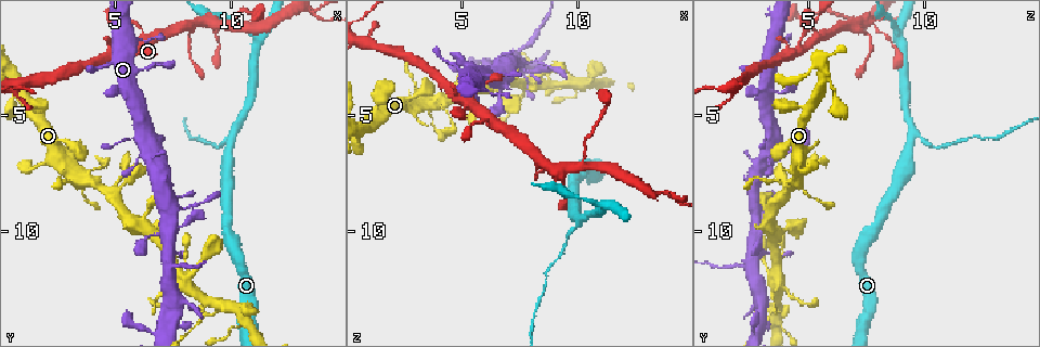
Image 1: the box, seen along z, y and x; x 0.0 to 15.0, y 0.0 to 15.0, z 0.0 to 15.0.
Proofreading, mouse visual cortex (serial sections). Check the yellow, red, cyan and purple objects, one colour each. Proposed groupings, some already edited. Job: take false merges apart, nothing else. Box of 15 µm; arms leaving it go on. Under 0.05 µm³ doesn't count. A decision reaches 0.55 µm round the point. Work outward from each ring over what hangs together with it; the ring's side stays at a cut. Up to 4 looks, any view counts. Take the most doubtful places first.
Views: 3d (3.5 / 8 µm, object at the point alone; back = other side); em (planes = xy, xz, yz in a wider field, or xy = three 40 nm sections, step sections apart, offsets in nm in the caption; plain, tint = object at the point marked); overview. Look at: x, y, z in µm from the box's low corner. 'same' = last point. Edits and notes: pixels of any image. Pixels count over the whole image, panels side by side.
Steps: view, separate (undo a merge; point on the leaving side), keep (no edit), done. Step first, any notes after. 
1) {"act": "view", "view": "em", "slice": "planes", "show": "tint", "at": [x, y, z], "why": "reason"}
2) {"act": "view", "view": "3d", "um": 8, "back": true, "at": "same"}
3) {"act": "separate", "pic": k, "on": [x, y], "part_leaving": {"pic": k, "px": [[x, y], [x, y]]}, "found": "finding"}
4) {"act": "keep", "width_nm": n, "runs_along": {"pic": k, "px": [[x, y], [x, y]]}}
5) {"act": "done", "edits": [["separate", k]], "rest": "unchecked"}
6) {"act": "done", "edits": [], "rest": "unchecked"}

{"act": "view", "view": "3d", "um": 3.5, "at": [10.2, 1.0, 7.3], "why": "two arms in line, one across"}

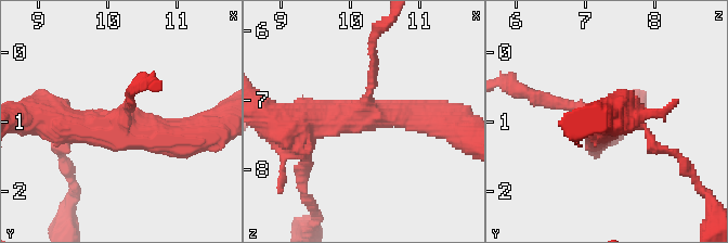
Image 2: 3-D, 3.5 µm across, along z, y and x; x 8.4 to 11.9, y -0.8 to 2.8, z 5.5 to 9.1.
{"act": "view", "view": "em", "slice": "xy", "step": 5, "show": "tint", "at": [10.25, 1.10, 7.25], "arms": 3, "arm_widths_nm": [150, 350, 500], "why": "now the EM"}

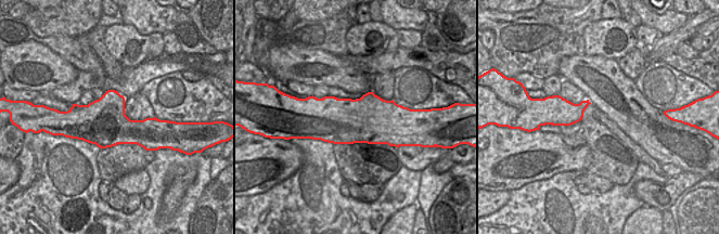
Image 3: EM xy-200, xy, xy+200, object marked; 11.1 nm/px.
{"act": "keep", "width_nm": 550, "runs_along": {"pic": 2, "px": [[48, 119], [194, 137]]}, "found": "one cell here"}

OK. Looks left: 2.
{"act": "view", "view": "3d", "um": 3.5, "at": [10.2, 13.4, 3.6], "why": "abrupt turn"}

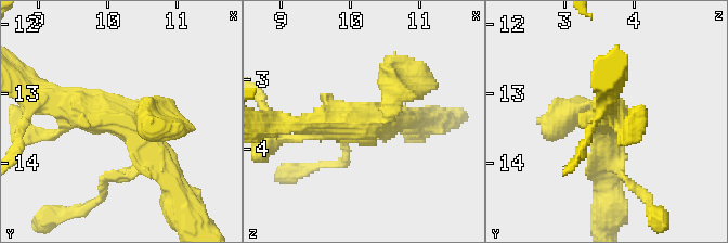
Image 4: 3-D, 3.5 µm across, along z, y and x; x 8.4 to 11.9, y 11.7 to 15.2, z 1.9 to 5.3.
{"act": "view", "view": "em", "slice": "xy", "step": 2, "show": "tint", "at": [10.30, 13.40, 3.65]}

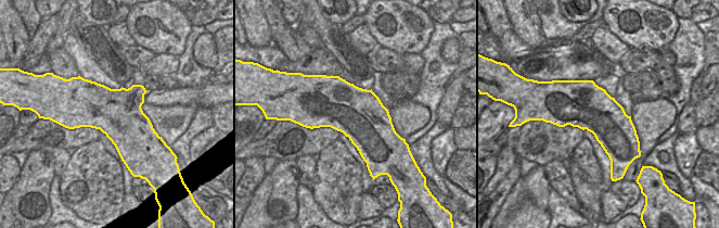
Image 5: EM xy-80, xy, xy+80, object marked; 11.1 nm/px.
{"act": "keep", "arm_widths_nm": [200, 300, 350, 350], "runs_along": {"pic": 4, "px": [[61, 99], [128, 123], [171, 179]]}, "found": "one cell here"}

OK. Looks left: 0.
{"act": "done", "edits": [], "rest": "unchecked"}

